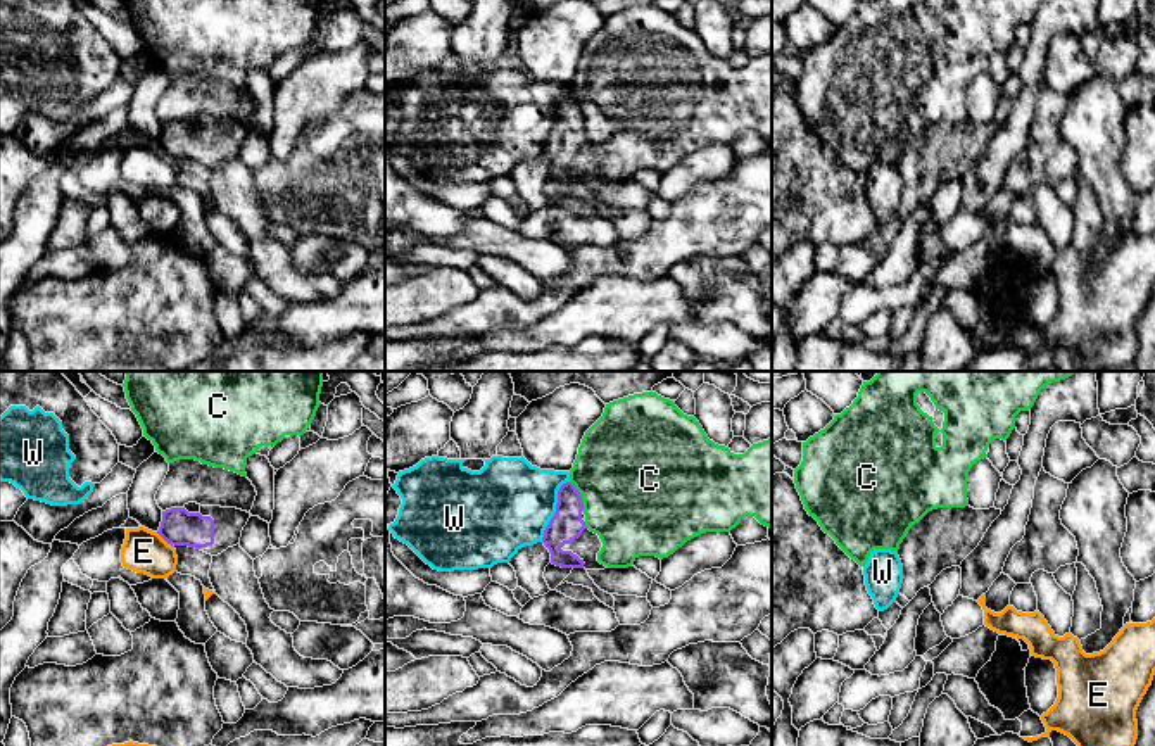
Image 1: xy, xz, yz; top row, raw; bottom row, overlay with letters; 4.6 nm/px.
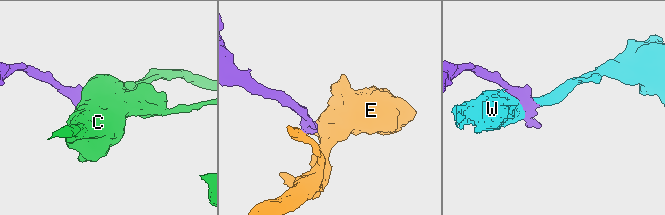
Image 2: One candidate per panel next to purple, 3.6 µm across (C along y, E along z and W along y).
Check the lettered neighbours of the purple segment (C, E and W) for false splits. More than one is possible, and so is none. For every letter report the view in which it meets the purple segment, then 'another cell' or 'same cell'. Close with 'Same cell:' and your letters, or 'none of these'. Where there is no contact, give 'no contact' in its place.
C: xz | another cell
E: xy | another cell
W: xz | another cell
Same cell: none of these

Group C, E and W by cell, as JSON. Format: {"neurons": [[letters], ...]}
{"neurons": [["C"], ["E"], ["W"]]}

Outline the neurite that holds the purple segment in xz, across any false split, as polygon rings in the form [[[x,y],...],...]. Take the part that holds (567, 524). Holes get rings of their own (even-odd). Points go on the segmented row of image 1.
[[[571,482],[558,490],[556,513],[544,530],[544,546],[551,563],[561,568],[604,570],[597,561],[603,542],[585,527],[584,501]]]

